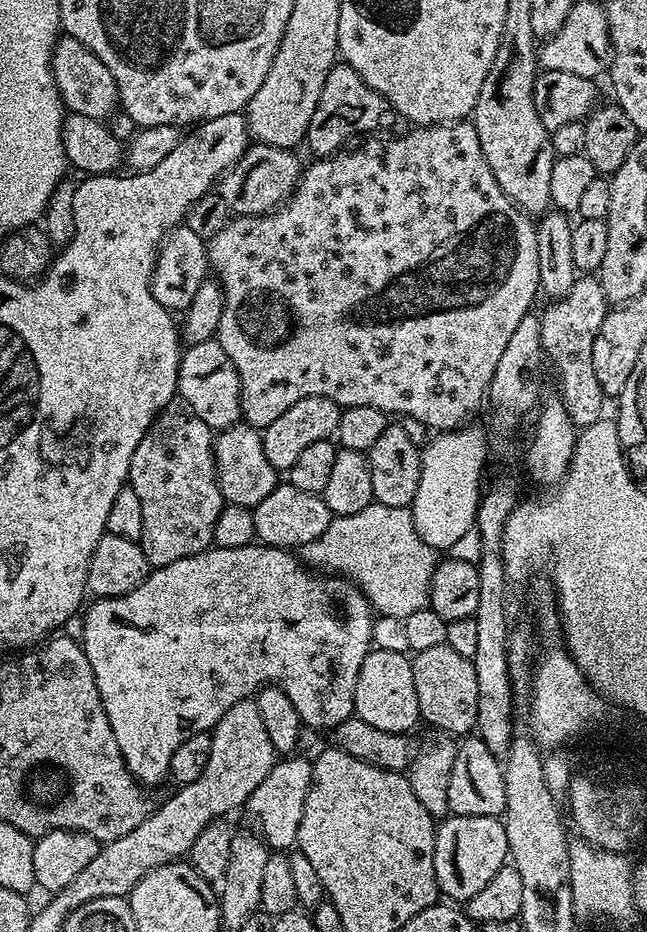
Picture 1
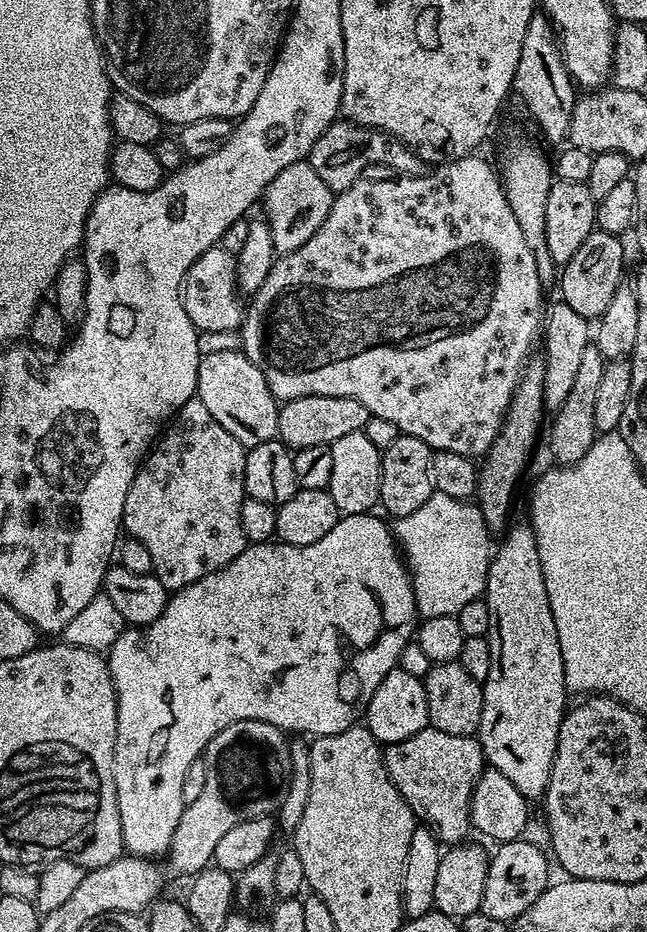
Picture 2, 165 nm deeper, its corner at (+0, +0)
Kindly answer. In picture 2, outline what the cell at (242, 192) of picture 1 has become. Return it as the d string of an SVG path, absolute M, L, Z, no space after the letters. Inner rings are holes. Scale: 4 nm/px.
M307 159L294 162L286 166L284 170L264 191L262 205L264 204L263 219L268 221L268 228L272 232L272 245L277 253L293 252L298 250L310 240L326 220L326 214L330 214L330 206L334 199L332 189L314 174L314 170L308 165Z

